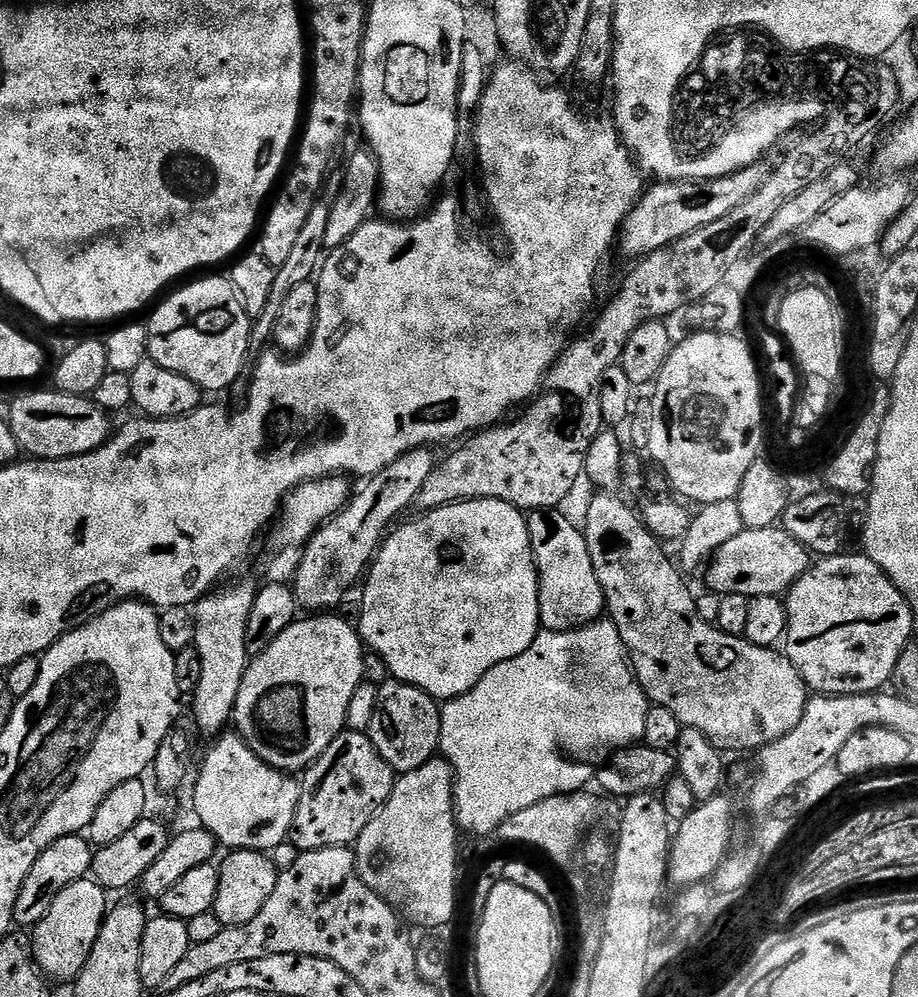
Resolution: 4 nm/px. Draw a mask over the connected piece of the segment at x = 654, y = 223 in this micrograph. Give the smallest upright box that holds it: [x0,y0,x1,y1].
[618,163,766,258]

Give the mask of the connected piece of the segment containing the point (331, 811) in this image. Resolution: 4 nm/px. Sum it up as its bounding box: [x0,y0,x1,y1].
[290,730,393,853]

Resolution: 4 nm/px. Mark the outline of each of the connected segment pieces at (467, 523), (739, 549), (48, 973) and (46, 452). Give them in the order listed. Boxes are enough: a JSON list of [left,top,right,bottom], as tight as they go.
[[358,500,542,702],[706,526,813,598],[31,878,109,981],[6,390,114,460]]

